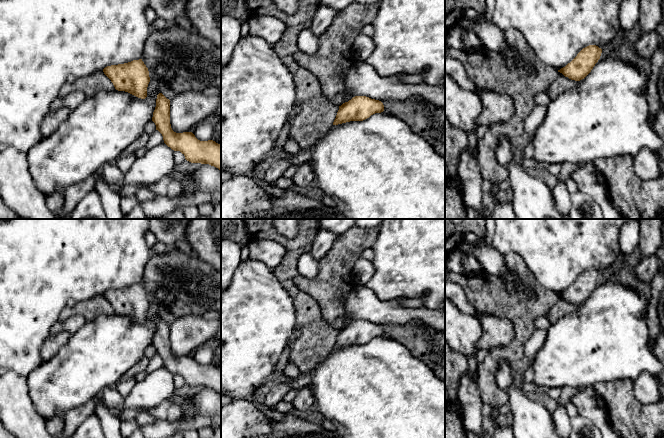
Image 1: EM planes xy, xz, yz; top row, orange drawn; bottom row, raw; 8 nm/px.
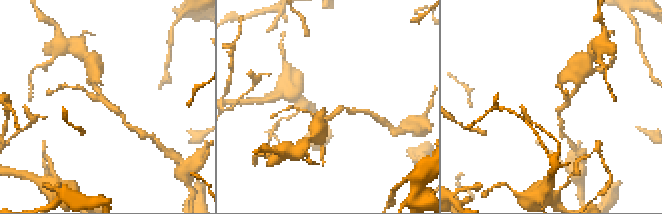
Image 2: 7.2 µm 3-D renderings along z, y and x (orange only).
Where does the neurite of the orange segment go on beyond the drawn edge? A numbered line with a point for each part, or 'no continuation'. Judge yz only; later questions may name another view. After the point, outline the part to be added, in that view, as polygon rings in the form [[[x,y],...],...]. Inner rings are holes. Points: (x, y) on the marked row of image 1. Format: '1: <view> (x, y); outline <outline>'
no continuation

